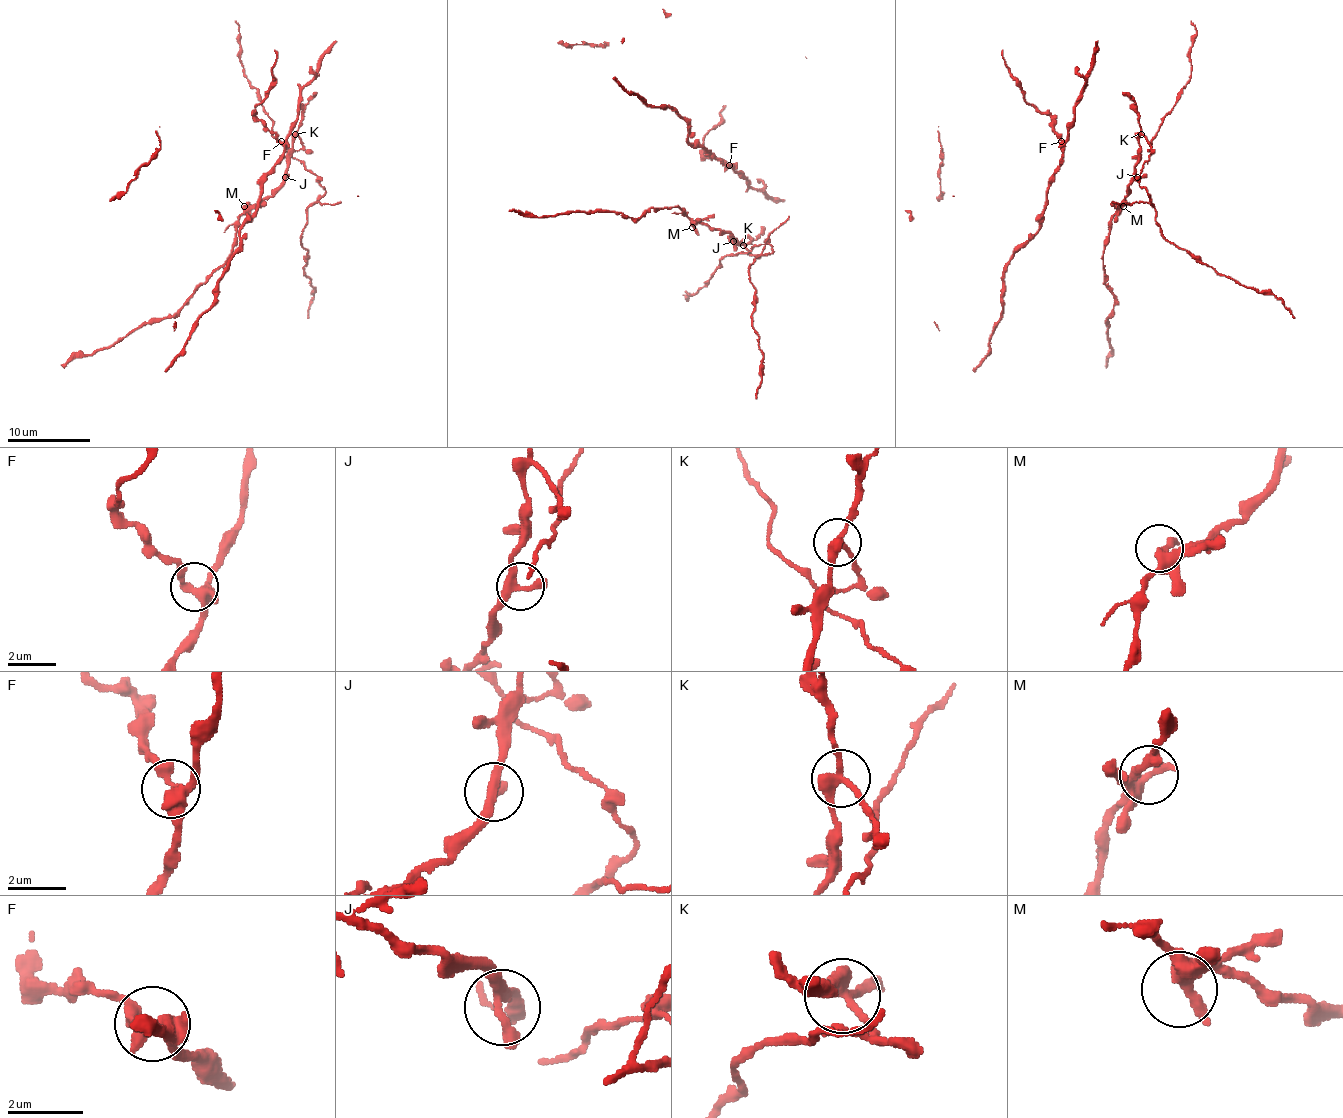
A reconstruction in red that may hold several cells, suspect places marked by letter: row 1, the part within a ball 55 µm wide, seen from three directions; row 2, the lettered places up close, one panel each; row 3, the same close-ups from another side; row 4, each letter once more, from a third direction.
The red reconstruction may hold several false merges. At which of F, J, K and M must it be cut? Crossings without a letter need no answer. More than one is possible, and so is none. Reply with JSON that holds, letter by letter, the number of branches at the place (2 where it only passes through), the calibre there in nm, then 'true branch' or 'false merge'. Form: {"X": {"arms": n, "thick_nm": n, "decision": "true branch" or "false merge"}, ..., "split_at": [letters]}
{"F": {"arms": 3, "thick_nm": 360, "decision": "true branch"}, "J": {"arms": 2, "thick_nm": 360, "decision": "true branch"}, "K": {"arms": 3, "thick_nm": 280, "decision": "false merge"}, "M": {"arms": 3, "thick_nm": 340, "decision": "true branch"}, "split_at": ["K"]}

